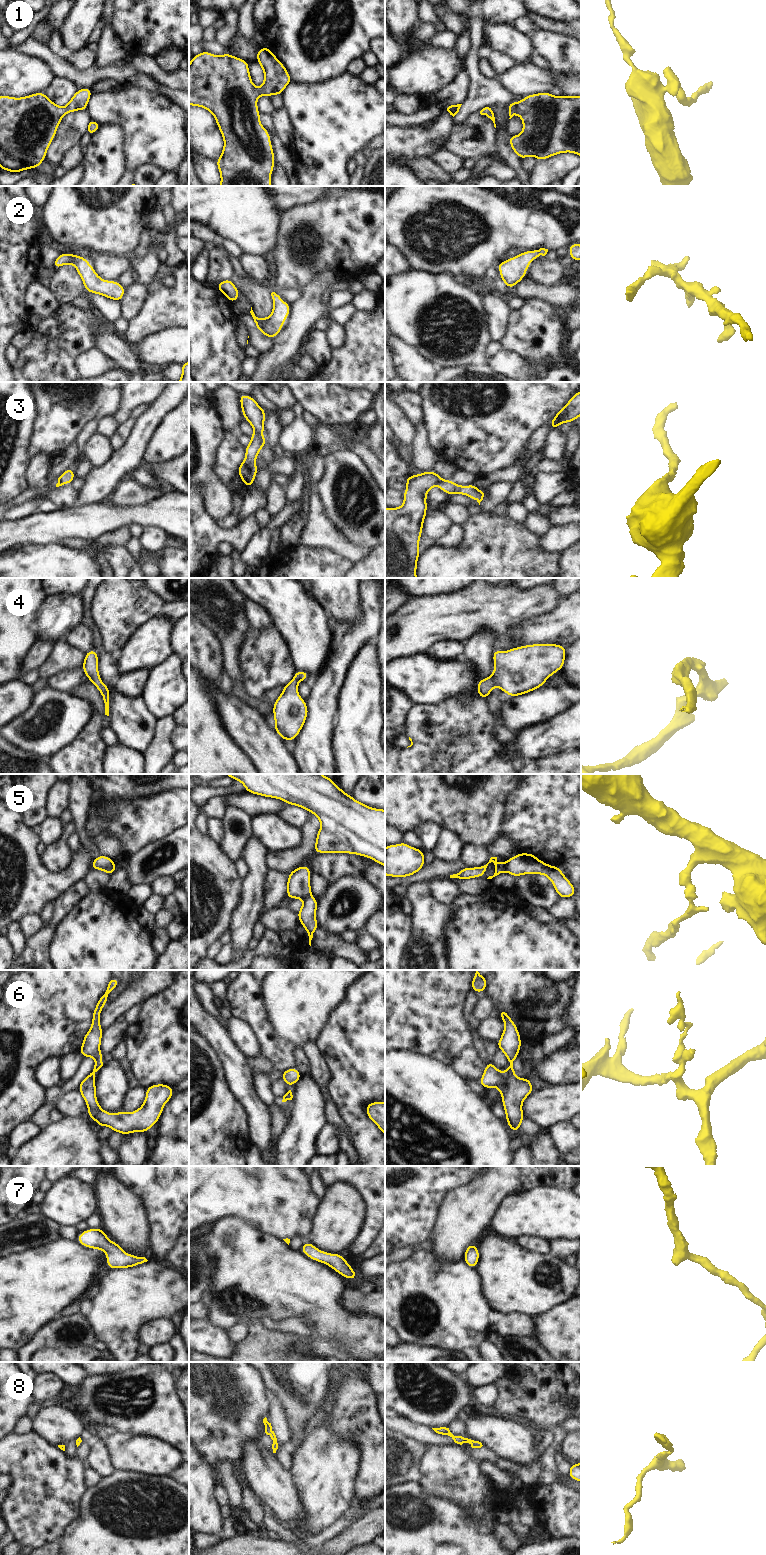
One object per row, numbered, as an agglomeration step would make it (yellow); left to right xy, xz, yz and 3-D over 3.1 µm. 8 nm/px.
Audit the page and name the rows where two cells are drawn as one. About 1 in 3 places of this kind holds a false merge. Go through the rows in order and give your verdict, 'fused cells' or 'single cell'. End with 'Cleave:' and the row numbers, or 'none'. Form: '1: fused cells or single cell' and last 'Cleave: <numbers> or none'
1: single cell
2: single cell
3: fused cells
4: single cell
5: fused cells
6: single cell
7: single cell
8: single cell
Cleave: 3, 5

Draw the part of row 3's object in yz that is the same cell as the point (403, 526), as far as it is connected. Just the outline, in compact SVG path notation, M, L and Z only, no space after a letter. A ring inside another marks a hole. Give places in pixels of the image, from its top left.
M434 471L410 475L406 478L407 489L403 492L404 503L399 508L385 508L385 578L417 578L417 561L420 554L419 540L422 535L422 527L428 509L426 498L428 491L439 482L444 482Z

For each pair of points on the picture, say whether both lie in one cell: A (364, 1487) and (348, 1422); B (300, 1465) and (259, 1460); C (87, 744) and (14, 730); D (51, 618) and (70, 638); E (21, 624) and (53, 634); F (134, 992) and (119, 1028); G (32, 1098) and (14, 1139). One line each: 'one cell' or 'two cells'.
A: one cell
B: two cells
C: two cells
D: two cells
E: two cells
F: two cells
G: two cells

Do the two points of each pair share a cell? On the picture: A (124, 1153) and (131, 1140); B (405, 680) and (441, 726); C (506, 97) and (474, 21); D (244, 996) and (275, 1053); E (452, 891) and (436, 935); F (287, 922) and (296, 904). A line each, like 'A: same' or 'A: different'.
A: same
B: different
C: same
D: same
E: different
F: different

